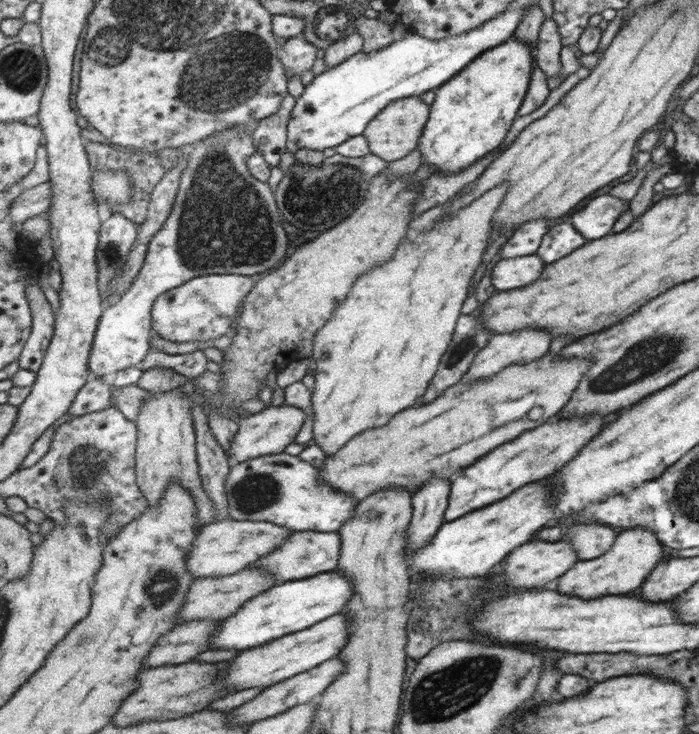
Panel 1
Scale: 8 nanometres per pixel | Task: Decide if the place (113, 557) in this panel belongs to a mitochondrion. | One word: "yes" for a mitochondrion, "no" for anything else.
no

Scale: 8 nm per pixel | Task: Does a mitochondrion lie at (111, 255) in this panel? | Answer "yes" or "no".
yes

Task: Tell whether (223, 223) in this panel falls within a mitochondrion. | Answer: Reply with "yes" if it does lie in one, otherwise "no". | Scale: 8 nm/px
yes

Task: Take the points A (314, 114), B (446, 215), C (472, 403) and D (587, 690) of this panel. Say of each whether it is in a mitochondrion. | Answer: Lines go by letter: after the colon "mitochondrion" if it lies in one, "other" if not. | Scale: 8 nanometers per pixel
A: other
B: other
C: other
D: other

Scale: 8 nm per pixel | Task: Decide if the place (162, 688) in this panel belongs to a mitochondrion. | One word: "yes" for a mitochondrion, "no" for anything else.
no

